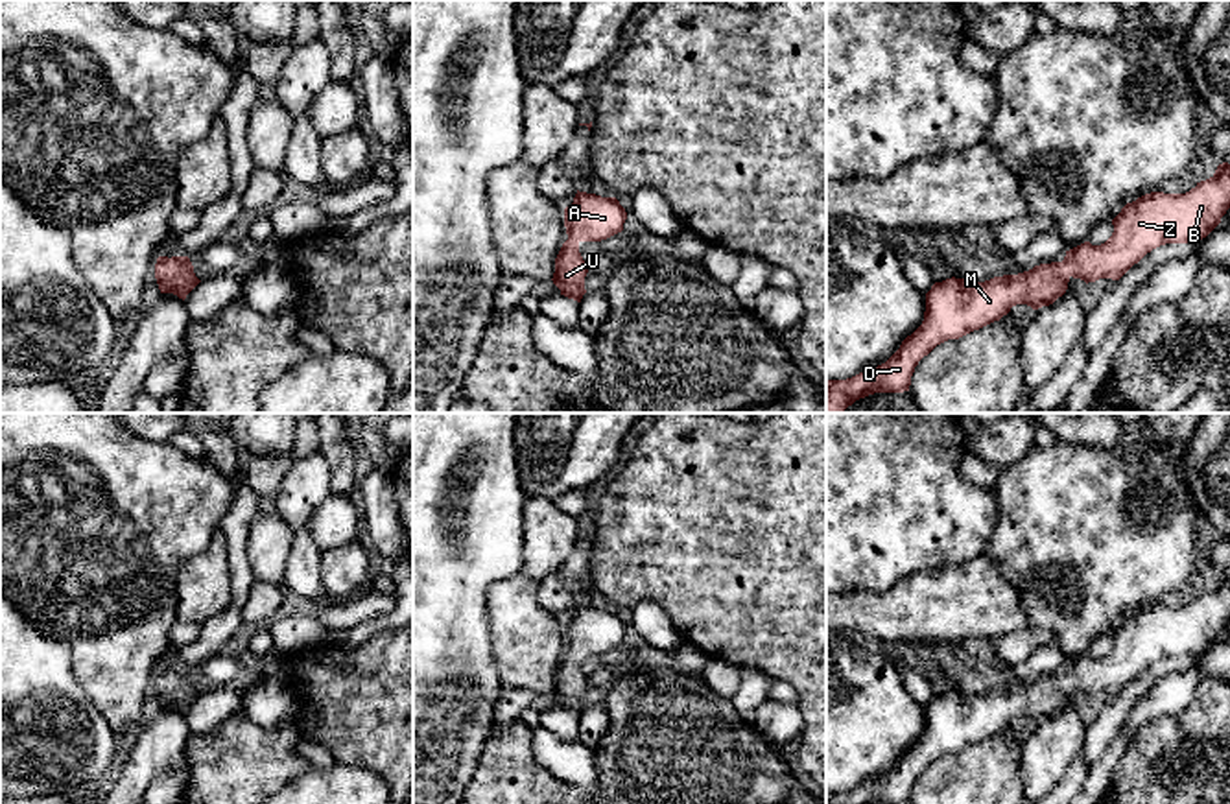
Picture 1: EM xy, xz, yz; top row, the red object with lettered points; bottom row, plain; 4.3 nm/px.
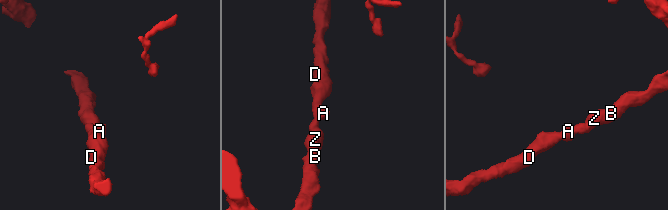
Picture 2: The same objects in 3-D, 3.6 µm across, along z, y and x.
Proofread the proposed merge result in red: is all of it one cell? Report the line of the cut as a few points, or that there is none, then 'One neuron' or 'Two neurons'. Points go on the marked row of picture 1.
No split. One neuron

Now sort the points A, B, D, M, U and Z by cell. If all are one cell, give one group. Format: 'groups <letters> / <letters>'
groups A B D M U Z

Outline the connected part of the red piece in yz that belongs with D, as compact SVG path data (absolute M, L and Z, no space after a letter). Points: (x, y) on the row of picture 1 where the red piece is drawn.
M1223 162L1210 179L1197 183L1197 186L1186 194L1151 192L1127 203L1112 219L1114 232L1105 243L1092 245L1084 242L1066 251L1062 262L1040 264L1029 271L994 277L985 282L955 277L935 282L926 293L922 325L902 341L900 349L885 363L846 380L826 380L826 413L845 413L856 400L874 393L909 391L915 367L937 345L948 339L959 339L999 321L1016 304L1027 304L1033 310L1053 304L1066 293L1071 277L1086 284L1099 278L1119 280L1134 264L1160 245L1189 243L1206 238L1221 223L1228 208L1230 164Z

